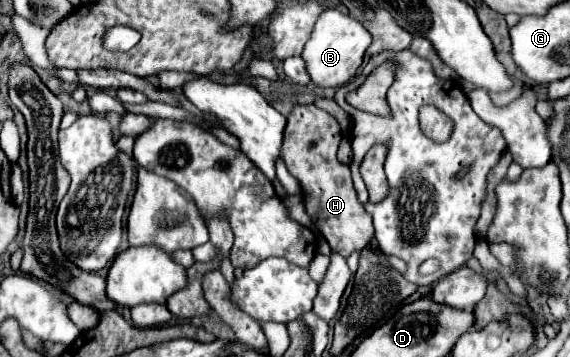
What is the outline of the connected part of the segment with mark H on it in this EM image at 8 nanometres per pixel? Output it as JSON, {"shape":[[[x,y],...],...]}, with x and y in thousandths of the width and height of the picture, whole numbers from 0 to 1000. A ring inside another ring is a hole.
{"shape":[[[551,291],[521,294],[504,328],[496,451],[507,485],[528,518],[542,608],[549,613],[563,658],[574,669],[584,709],[595,709],[609,725],[616,709],[633,703],[654,669],[658,653],[651,602],[626,557],[612,462],[591,451],[595,395],[598,395],[595,345],[574,311],[560,305]]]}

